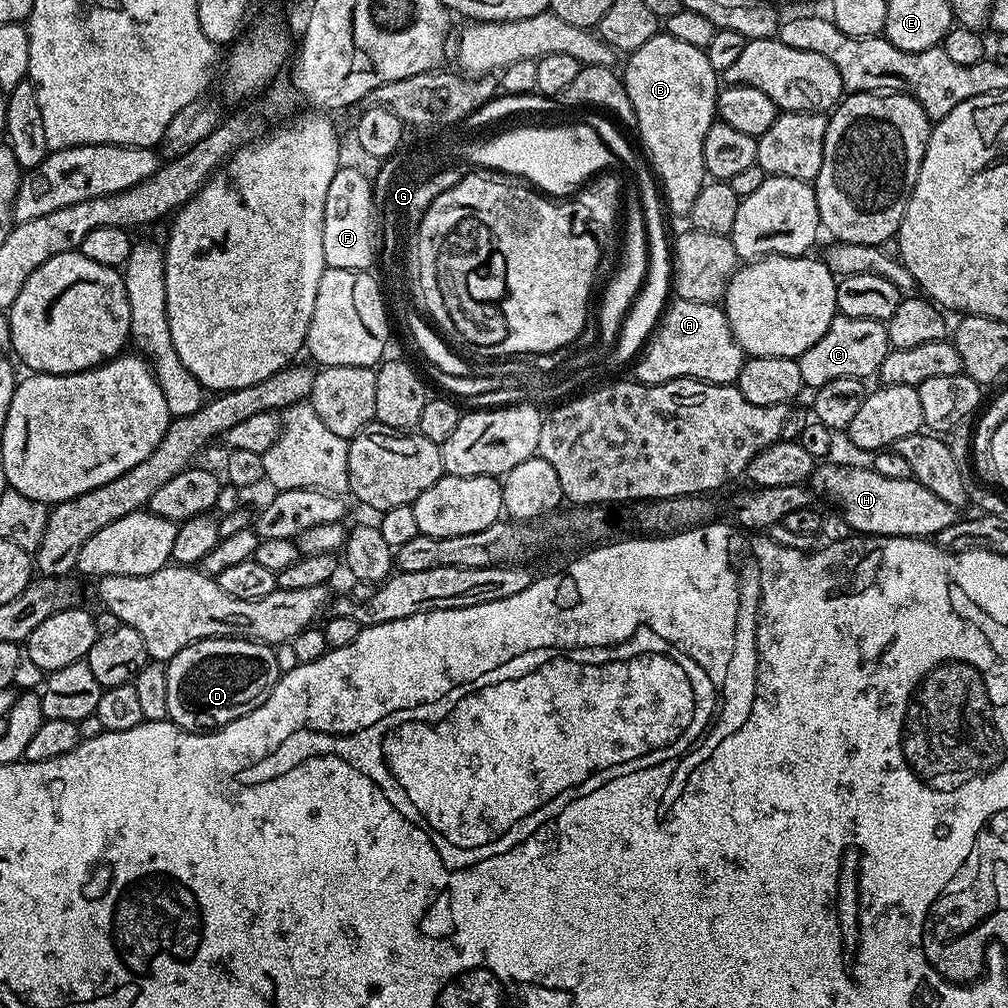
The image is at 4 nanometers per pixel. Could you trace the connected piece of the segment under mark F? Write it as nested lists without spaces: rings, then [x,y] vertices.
[[[337,168],[330,190],[326,190],[326,210],[322,222],[322,254],[327,267],[362,272],[373,267],[371,244],[374,241],[373,181],[356,170]]]

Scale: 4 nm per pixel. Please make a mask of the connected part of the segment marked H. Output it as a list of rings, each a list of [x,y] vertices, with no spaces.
[[[821,463],[812,473],[810,488],[816,494],[824,492],[830,503],[837,504],[845,522],[852,527],[849,529],[856,534],[935,538],[958,519],[958,510],[950,502],[938,498],[918,481],[886,478],[871,466],[847,468],[844,464]]]

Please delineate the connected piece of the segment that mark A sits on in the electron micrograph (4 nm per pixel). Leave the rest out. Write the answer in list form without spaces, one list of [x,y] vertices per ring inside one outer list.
[[[673,299],[660,316],[635,361],[635,379],[642,384],[665,384],[671,380],[705,380],[707,384],[735,385],[746,353],[730,330],[720,304]]]

